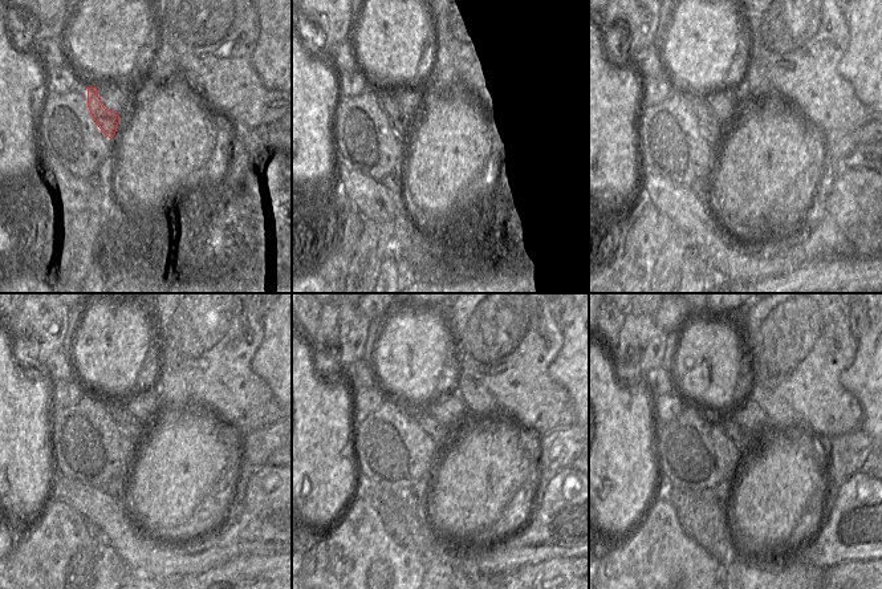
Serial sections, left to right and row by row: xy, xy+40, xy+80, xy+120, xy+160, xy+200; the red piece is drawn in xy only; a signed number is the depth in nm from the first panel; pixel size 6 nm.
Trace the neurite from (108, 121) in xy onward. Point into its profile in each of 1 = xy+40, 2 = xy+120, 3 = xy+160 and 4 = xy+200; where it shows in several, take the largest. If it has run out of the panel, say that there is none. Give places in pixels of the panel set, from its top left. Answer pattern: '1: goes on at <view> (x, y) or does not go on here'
1: goes on at xy+40 (398, 118)
2: goes on at xy+120 (118, 411)
3: goes on at xy+160 (438, 431)
4: goes on at xy+200 (754, 441)

